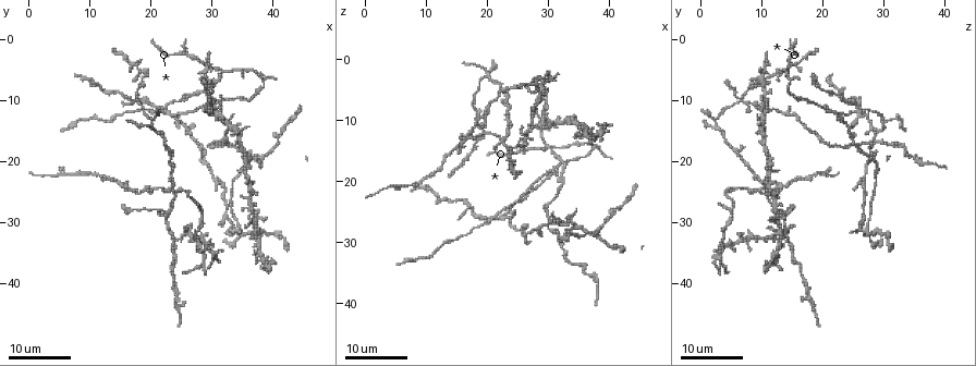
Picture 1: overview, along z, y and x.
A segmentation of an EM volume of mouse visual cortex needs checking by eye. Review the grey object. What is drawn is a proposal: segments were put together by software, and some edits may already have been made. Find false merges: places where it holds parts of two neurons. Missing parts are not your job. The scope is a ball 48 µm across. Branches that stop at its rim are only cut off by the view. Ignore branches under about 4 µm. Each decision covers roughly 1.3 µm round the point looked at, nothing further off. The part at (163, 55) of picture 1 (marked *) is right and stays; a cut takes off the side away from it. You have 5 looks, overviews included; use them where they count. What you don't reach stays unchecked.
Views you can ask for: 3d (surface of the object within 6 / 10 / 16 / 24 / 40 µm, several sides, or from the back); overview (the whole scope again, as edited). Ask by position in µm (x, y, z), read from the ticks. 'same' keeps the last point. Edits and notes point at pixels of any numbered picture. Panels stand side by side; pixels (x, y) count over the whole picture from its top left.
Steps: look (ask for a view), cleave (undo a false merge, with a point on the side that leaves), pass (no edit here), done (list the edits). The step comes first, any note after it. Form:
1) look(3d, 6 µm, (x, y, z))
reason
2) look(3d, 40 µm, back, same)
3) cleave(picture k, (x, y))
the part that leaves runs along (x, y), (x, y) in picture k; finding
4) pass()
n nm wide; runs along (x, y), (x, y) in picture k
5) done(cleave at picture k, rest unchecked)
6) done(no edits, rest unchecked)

look(3d, 16 µm, (28.5, 18.0, 27.5))
four or more arms meet

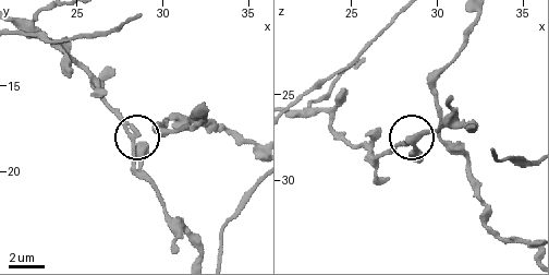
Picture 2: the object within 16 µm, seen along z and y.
look(3d, 10 µm, same)

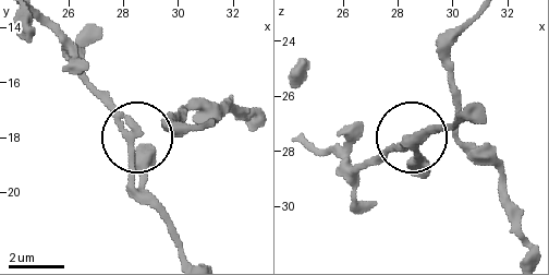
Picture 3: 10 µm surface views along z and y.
pass()
runs along (47, 22), (88, 85), (131, 128), (131, 195) in picture 3; all the same neuron

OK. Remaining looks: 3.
look(3d, 24 µm, (22.5, 28.0, 12.5))
thin arm on a thick one

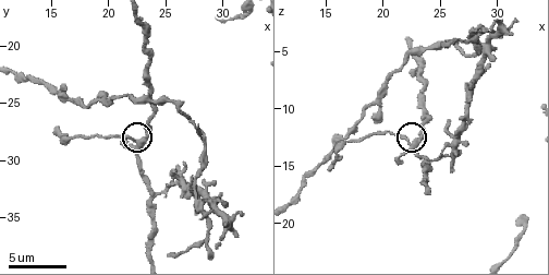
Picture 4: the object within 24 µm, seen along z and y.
look(3d, 6 µm, (22.2, 28.2, 12.8))

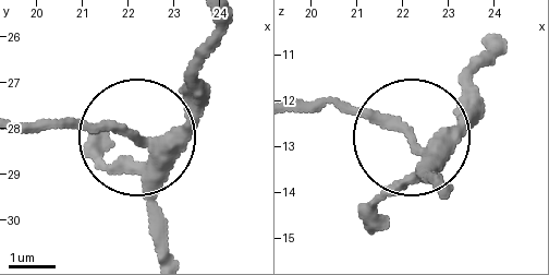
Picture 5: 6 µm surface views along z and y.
pass()
side arm 10 µm; all the same neuron

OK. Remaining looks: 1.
look(3d, 16 µm, (24.0, 33.0, 14.4))
four arms meet

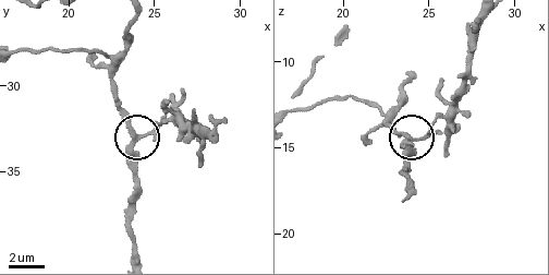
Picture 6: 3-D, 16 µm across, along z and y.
pass()
210 nm wide; runs along (134, 19), (113, 67), (113, 98), (135, 142), (135, 180) in picture 6; one neuron here

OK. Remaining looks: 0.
done(no edits, rest unchecked)

